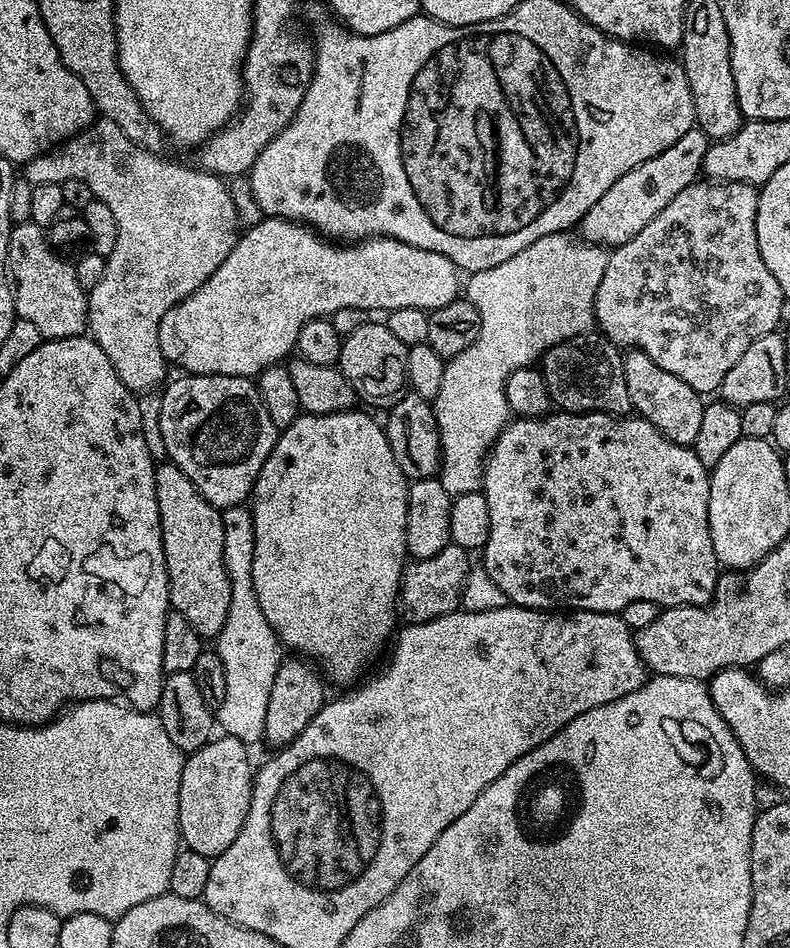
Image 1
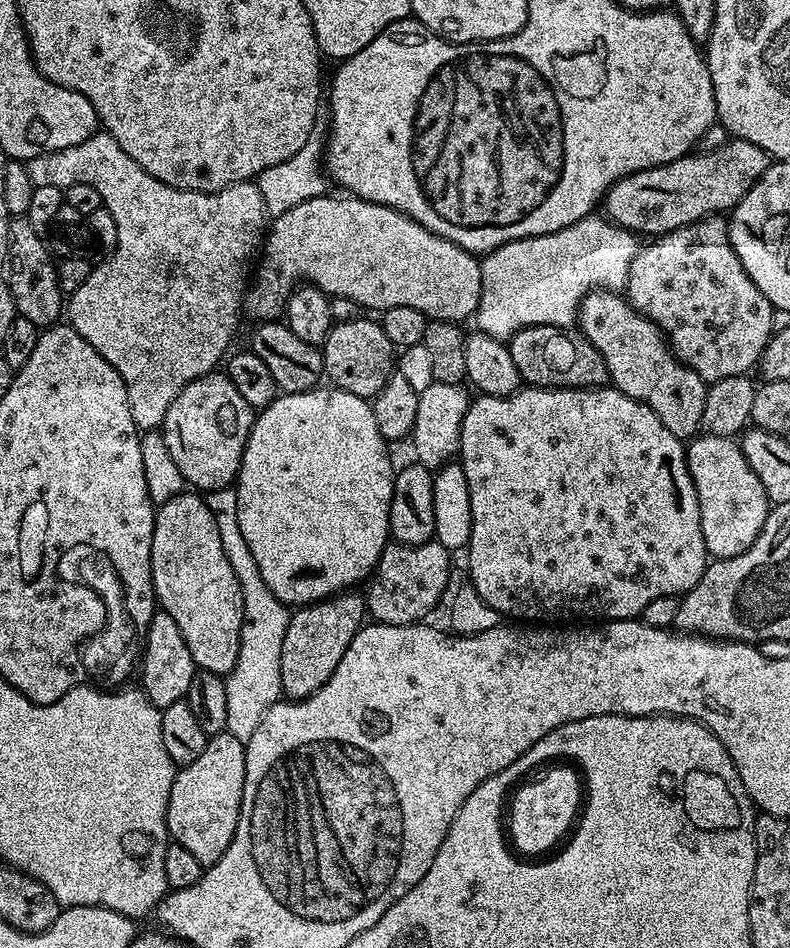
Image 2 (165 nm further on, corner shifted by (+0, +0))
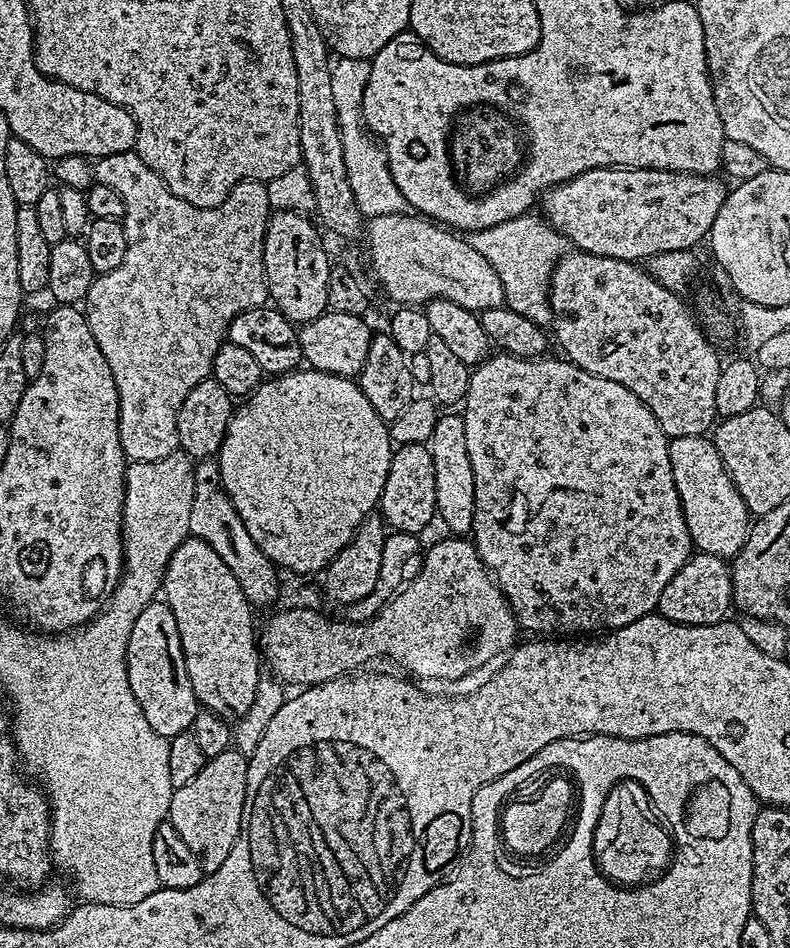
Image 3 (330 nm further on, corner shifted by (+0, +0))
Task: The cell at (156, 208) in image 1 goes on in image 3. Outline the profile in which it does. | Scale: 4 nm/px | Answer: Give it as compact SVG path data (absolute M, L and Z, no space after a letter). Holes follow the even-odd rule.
M135 150L99 157L91 165L91 170L95 183L110 186L110 190L114 190L122 198L122 206L124 207L122 223L126 230L126 255L122 257L122 266L118 266L118 270L101 272L93 279L88 297L82 302L82 311L88 319L90 334L94 334L94 342L98 342L98 350L102 350L102 358L106 358L106 366L110 366L110 374L114 374L114 386L118 390L118 402L120 403L118 434L125 461L158 462L158 458L166 458L166 454L174 454L179 449L178 410L182 406L182 402L186 402L186 394L190 394L190 390L194 390L194 386L198 386L198 382L211 377L214 354L218 354L218 350L226 342L228 327L232 319L246 310L263 308L269 303L268 283L264 269L264 235L268 229L273 206L268 197L267 183L259 180L238 182L228 191L225 200L213 208L190 206L190 202L178 198L164 185L162 178L158 178L158 174L154 174L154 170L150 170L150 166L146 166L146 162L142 162L142 158Z

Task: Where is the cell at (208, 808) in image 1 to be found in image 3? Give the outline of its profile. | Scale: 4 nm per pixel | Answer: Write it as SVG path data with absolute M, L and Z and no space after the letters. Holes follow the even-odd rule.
M229 750L205 759L202 770L186 782L186 786L172 793L167 823L178 830L178 838L190 846L194 858L211 874L226 862L226 854L234 846L244 821L246 802L246 778L248 777L248 756L243 752Z

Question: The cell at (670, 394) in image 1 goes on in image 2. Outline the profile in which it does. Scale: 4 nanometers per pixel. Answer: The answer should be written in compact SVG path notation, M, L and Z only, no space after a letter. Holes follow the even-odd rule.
M597 290L585 294L580 303L579 331L592 343L594 350L602 354L602 362L606 362L608 379L617 390L650 406L650 410L658 414L658 422L662 422L662 426L666 426L670 434L681 438L695 437L701 431L702 406L706 406L708 385L694 369L682 363L672 353L658 325L647 320L638 310L634 310L623 295L615 296L613 292L615 291Z

